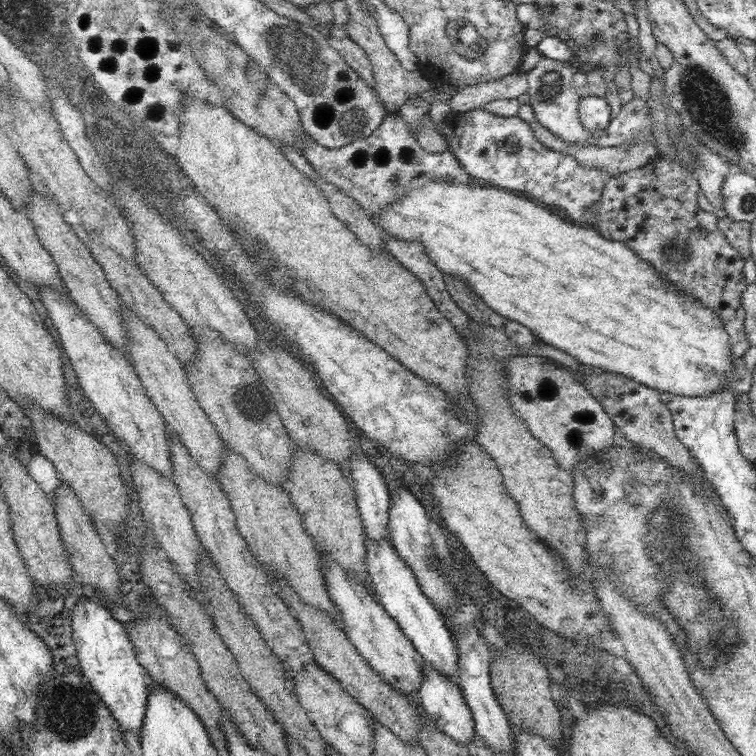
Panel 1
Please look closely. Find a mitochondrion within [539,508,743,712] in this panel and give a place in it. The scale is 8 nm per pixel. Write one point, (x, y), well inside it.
(716, 632)

